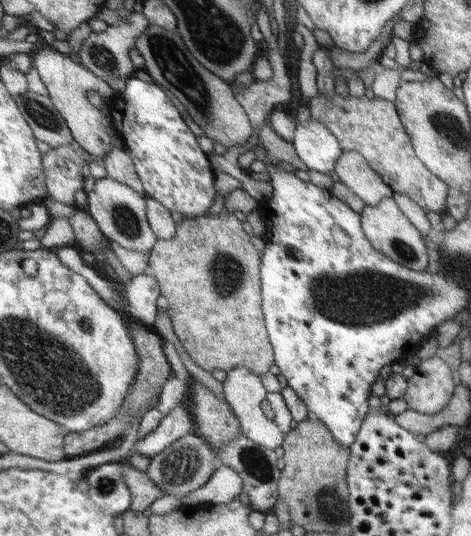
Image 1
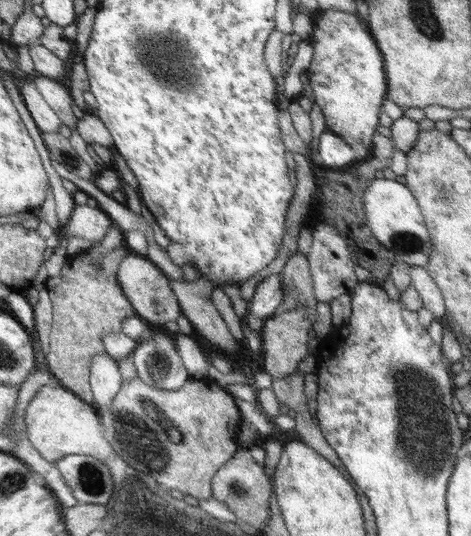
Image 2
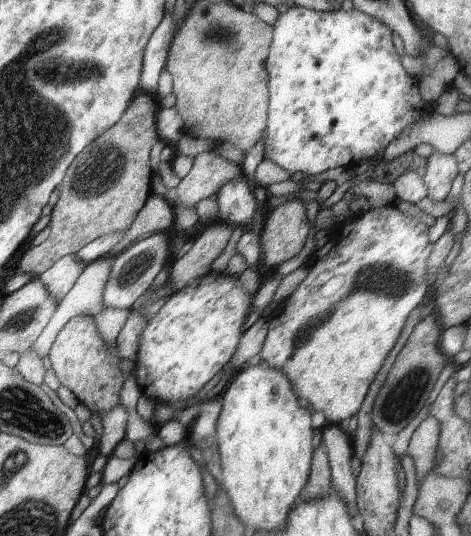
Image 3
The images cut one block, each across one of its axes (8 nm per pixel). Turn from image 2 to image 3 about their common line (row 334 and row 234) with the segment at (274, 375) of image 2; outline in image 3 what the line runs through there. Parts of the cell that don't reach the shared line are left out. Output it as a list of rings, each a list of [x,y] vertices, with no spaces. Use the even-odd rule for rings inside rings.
[[[291,199],[265,213],[259,232],[261,266],[277,266],[299,252],[309,232],[305,207]]]

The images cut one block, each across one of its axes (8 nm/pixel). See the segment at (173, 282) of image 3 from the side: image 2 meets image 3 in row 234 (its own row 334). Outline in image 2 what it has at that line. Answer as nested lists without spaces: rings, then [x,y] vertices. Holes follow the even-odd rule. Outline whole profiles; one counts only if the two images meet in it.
[[[205,278],[184,282],[173,280],[169,283],[181,313],[190,322],[192,330],[203,340],[211,342],[223,355],[233,354],[238,344],[235,344],[235,339],[209,298],[210,290],[217,287],[216,283]]]

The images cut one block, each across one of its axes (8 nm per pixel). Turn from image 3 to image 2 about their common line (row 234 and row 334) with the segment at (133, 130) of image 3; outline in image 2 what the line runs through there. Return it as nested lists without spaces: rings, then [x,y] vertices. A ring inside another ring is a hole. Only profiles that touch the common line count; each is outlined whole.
[[[125,244],[109,252],[101,247],[102,255],[98,260],[92,260],[88,253],[68,257],[59,275],[48,280],[46,290],[53,305],[53,322],[46,359],[60,386],[96,406],[89,378],[91,359],[95,355],[108,355],[104,336],[121,333],[124,320],[132,317],[135,311],[118,278],[120,262],[128,257],[129,246]]]

